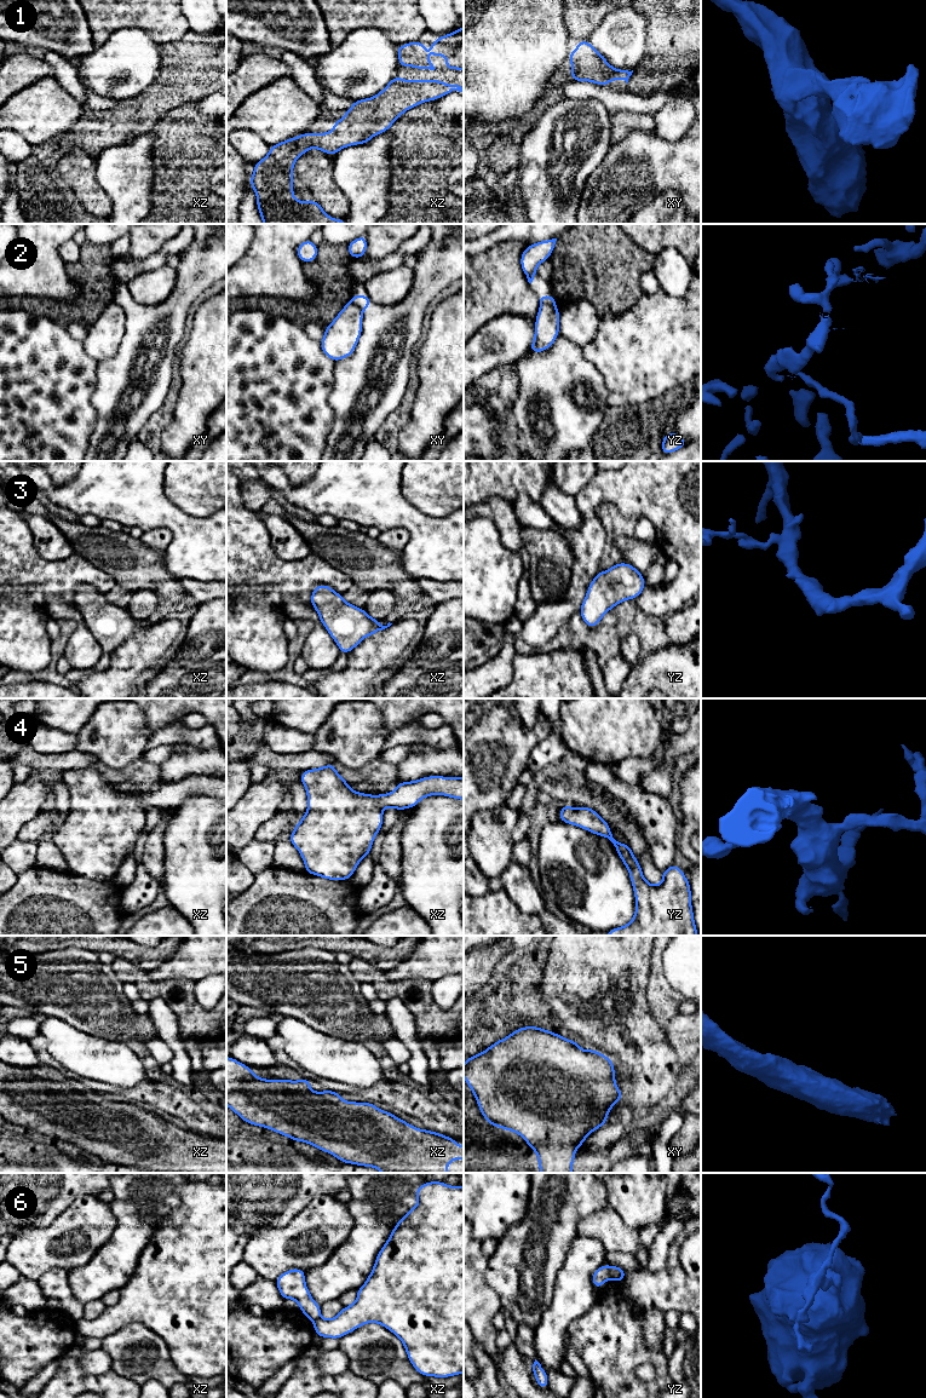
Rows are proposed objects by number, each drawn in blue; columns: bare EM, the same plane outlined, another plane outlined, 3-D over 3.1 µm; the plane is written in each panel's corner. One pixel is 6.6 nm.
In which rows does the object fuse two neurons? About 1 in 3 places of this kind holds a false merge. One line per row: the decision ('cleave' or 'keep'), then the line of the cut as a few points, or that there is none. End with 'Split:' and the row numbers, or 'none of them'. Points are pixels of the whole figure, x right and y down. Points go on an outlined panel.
1: keep; cut none
2: cleave; cut yz (540, 303), (554, 306)
3: keep; cut none
4: keep; cut none
5: keep; cut none
6: cleave; cut yz (609, 1266), (610, 1277)
Split: 2, 6

